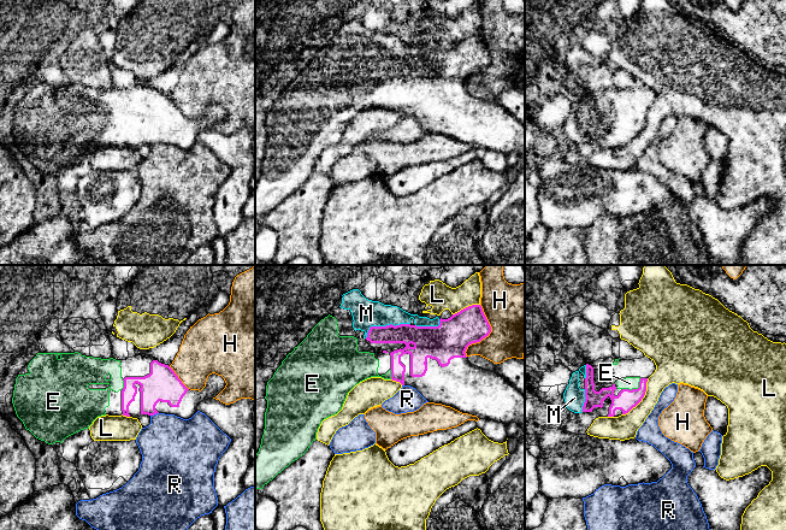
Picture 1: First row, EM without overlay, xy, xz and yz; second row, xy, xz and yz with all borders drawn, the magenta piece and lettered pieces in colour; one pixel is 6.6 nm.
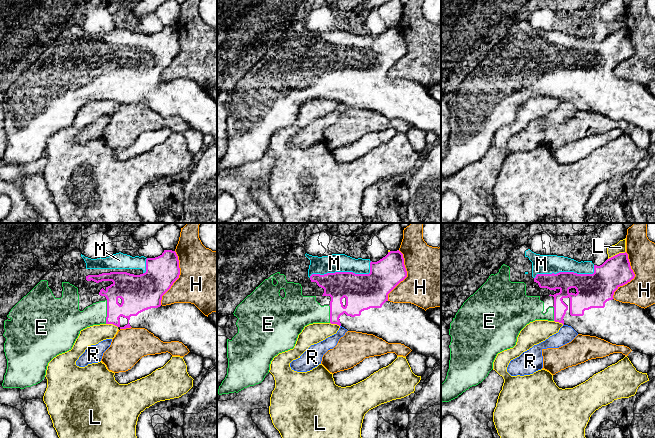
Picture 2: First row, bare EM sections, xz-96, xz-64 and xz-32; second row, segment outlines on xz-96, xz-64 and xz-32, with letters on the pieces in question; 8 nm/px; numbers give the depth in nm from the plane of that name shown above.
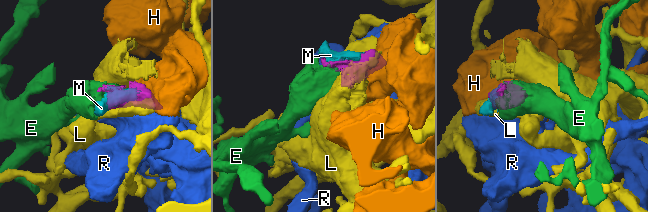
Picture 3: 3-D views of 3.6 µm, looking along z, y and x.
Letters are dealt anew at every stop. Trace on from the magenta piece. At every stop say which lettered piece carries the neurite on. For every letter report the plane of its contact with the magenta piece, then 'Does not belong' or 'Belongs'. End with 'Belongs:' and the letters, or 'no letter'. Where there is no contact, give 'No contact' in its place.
E: Touches magenta in yz. Belongs
H: Touches magenta in xz. Does not belong
L: Touches magenta in yz. Does not belong
M: Touches magenta in xz. Belongs
R: Touches magenta in xy. Does not belong
Belongs: E, M

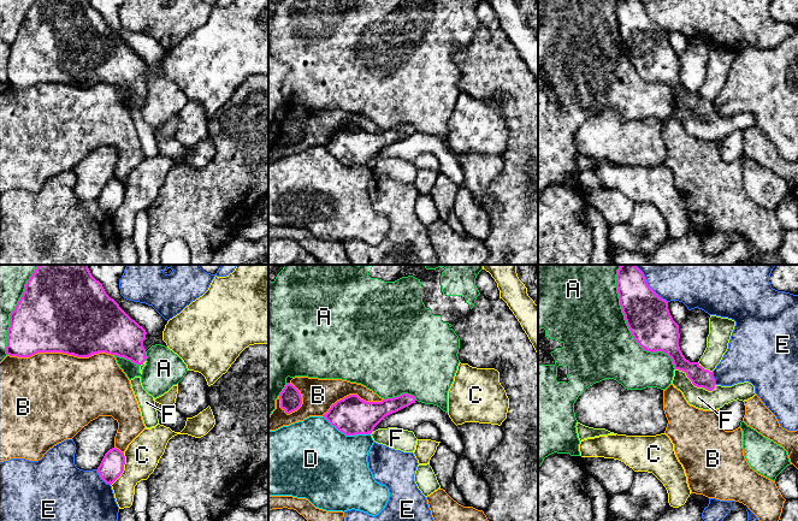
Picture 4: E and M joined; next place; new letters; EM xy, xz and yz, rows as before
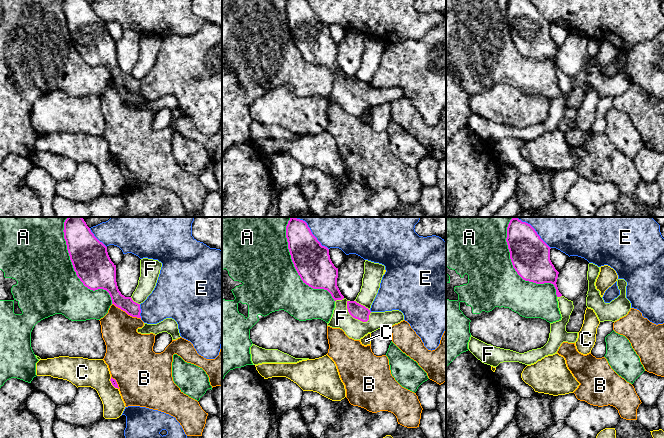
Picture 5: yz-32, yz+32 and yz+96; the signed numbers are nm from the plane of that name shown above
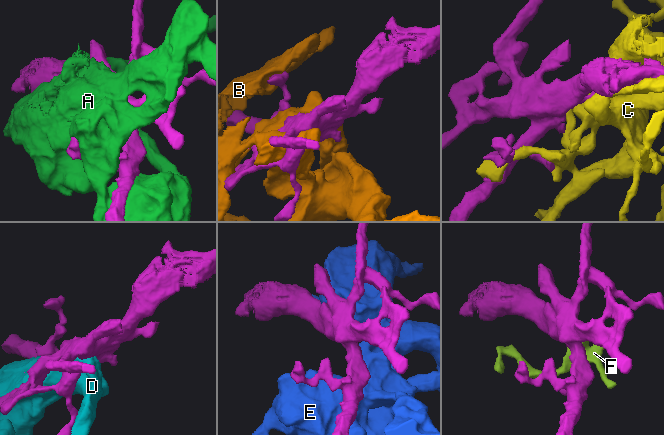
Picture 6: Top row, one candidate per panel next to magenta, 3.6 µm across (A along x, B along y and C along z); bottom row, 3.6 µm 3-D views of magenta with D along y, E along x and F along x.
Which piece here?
A: Touches magenta in yz. Does not belong
B: Touches magenta in xy. Does not belong
C: Touches magenta in xy. Does not belong
D: Touches magenta in xz. Does not belong
E: Touches magenta in yz. Does not belong
F: Touches magenta in yz. Belongs
Belongs: F

